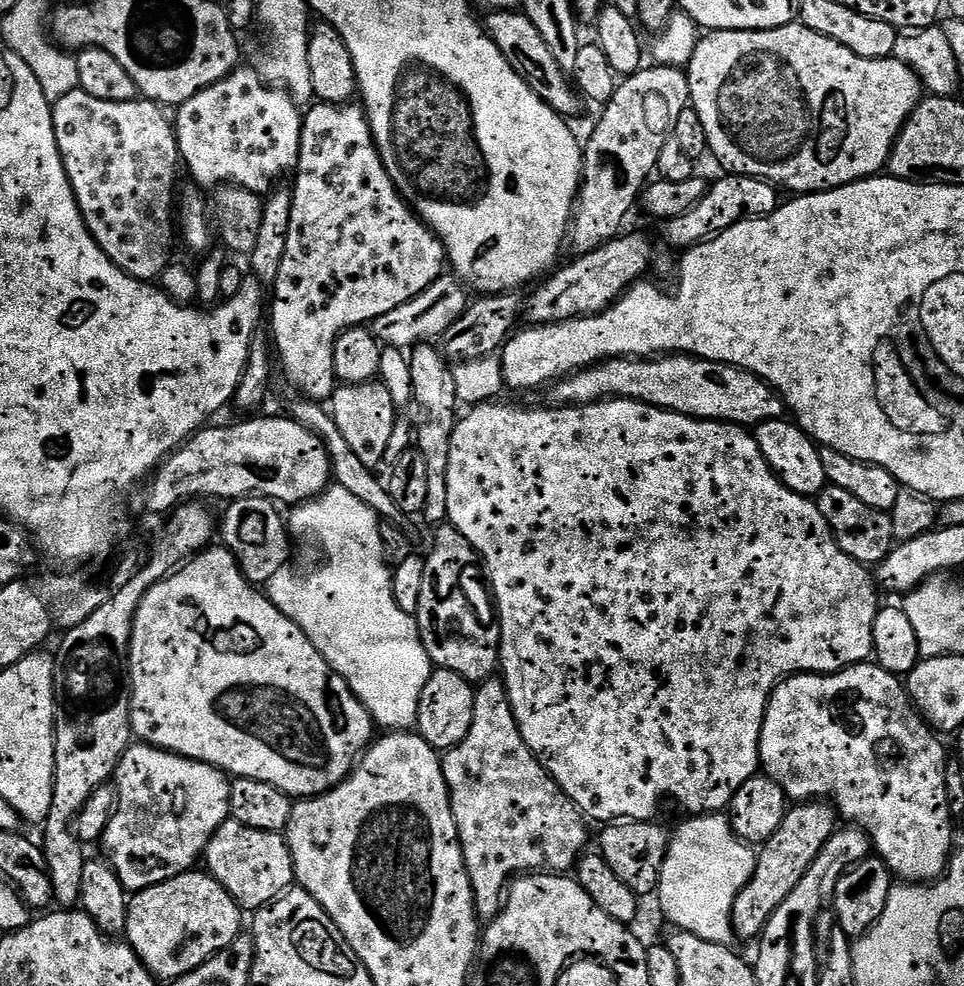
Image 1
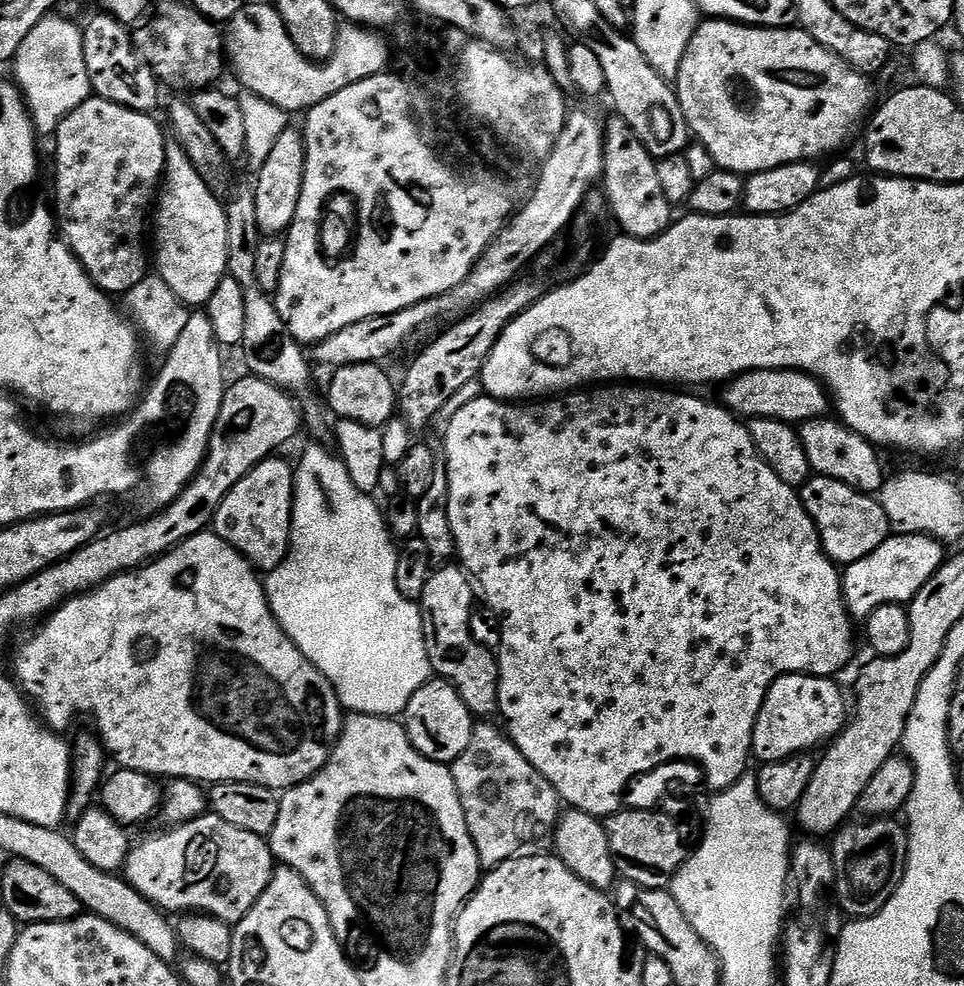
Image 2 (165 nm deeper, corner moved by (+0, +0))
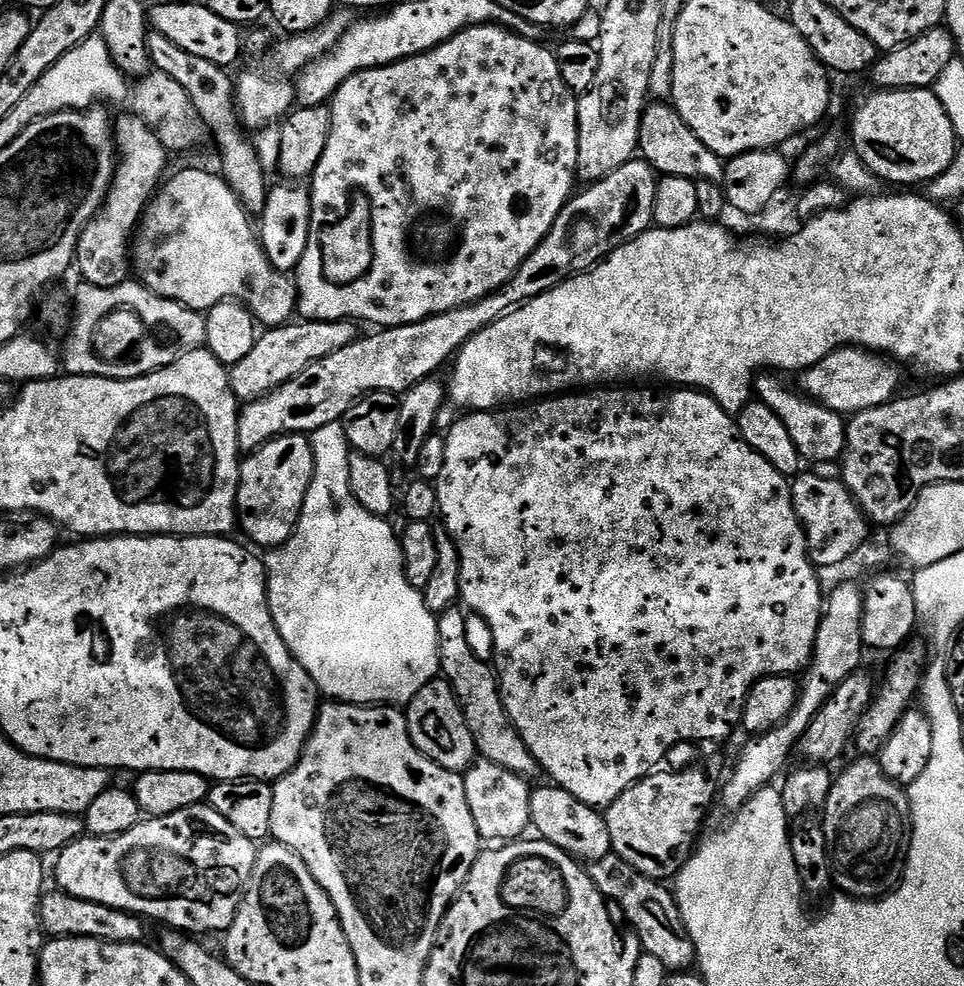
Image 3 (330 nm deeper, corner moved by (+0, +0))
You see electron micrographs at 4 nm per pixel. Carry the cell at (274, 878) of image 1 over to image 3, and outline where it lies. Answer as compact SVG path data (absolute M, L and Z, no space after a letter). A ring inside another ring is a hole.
M207 803L195 804L169 816L141 819L133 828L117 836L76 840L55 857L55 887L74 898L98 902L120 912L131 912L149 921L161 920L176 928L172 930L184 934L224 934L236 917L240 897L254 870L257 851L257 841L246 838L246 834L238 834L218 810Z

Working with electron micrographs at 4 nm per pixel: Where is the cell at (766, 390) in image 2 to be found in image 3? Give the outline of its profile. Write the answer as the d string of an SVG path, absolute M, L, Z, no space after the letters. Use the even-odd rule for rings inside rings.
M841 346L799 373L799 391L831 412L855 414L886 404L901 391L900 372L891 359L855 346ZM896 368L897 369L896 369ZM897 391L897 392L896 392Z

